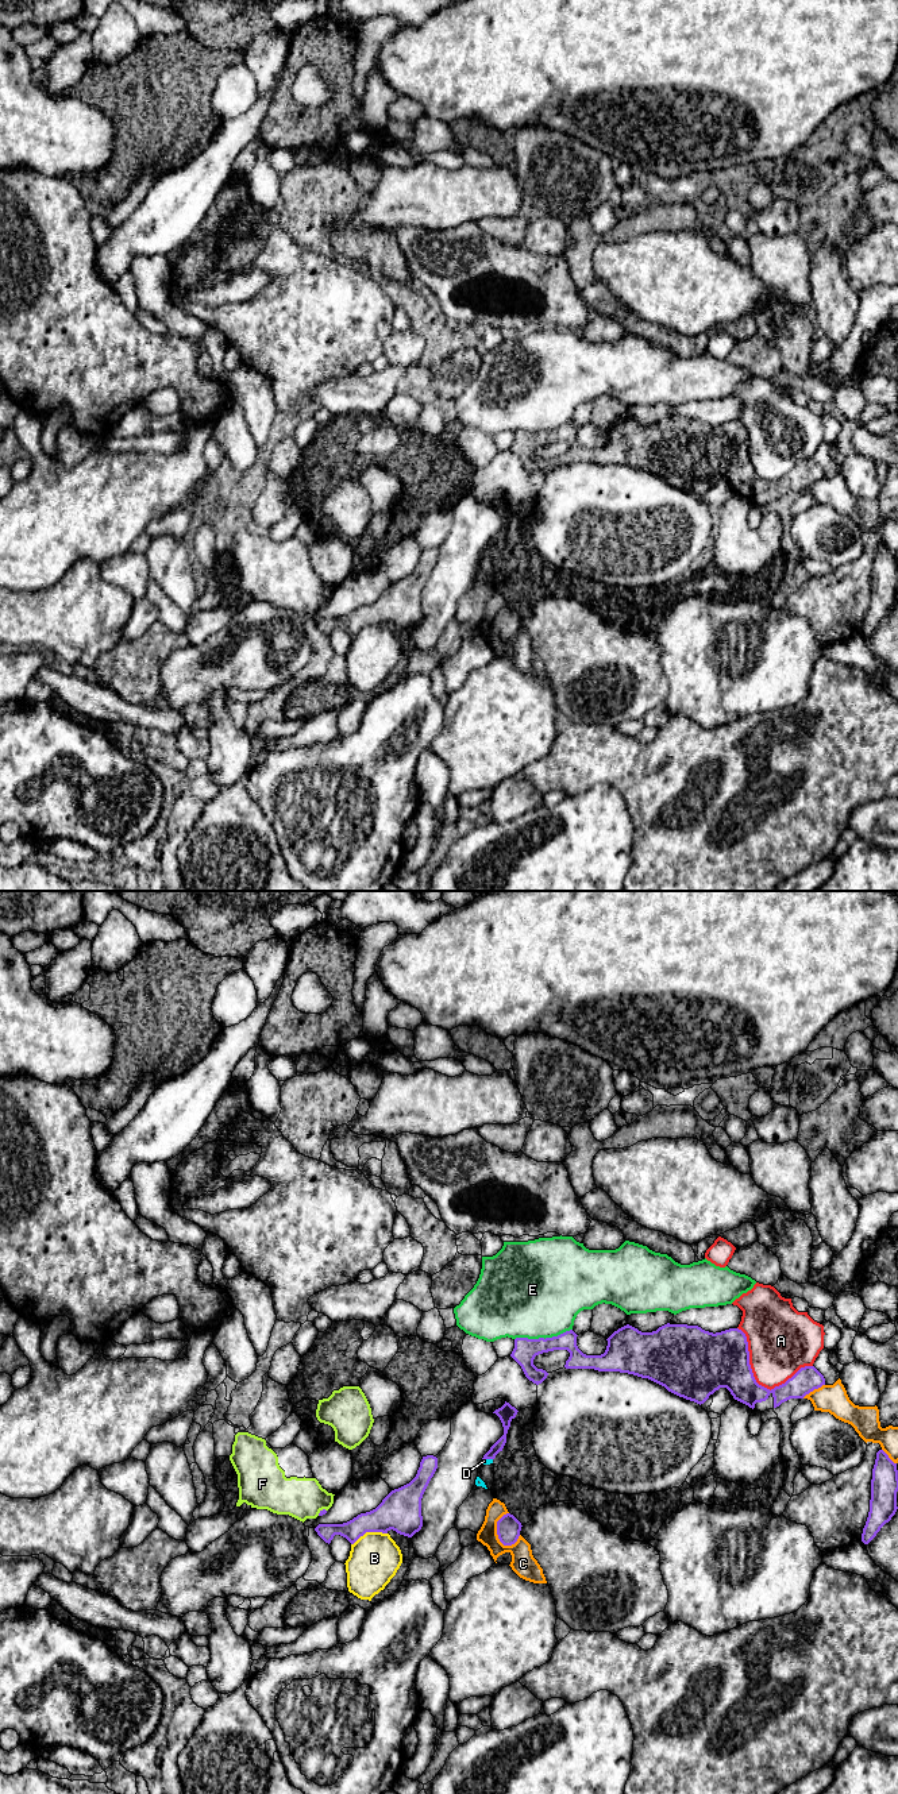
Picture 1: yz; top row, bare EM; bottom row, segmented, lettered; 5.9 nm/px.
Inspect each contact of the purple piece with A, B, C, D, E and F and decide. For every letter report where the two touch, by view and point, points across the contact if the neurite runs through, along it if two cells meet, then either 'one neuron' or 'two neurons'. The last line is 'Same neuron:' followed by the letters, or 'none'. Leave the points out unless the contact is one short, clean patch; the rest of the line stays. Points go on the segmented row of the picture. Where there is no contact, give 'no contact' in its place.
A: meets purple in yz at (756, 1382); two neurons
B: meets purple in yz at (369, 1531); two neurons
C: meets purple in yz at (497, 1528); two neurons
D: meets purple in yz at (488, 1458); runs through yz (505, 1420), (503, 1441), (488, 1458), (484, 1461); one neuron
E: meets purple in yz at (543, 1338); two neurons
F: meets purple in yz at (322, 1511); two neurons
Same neuron: D

